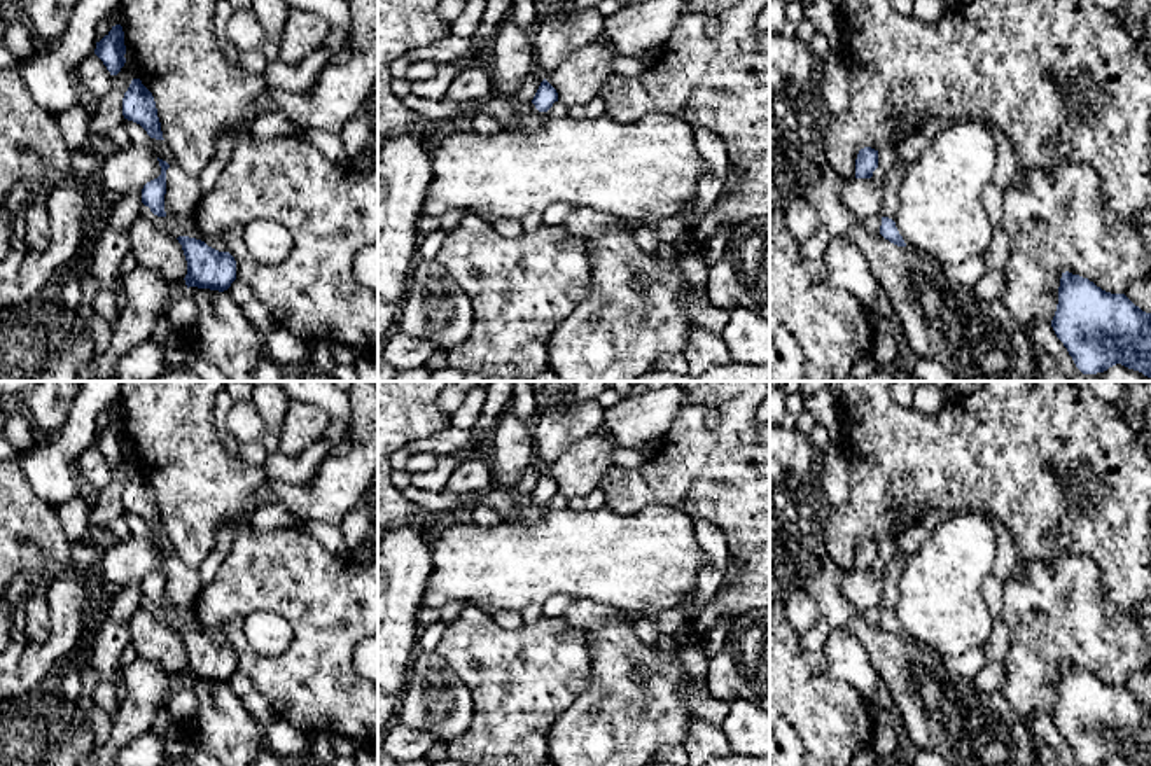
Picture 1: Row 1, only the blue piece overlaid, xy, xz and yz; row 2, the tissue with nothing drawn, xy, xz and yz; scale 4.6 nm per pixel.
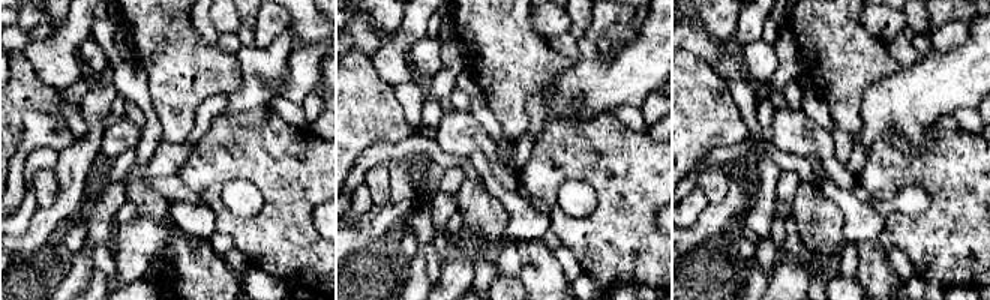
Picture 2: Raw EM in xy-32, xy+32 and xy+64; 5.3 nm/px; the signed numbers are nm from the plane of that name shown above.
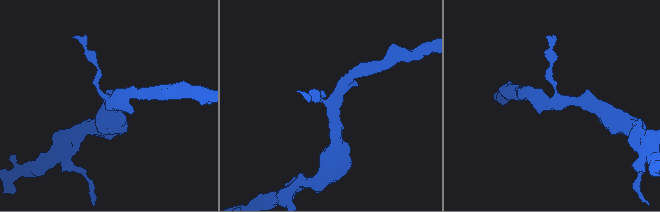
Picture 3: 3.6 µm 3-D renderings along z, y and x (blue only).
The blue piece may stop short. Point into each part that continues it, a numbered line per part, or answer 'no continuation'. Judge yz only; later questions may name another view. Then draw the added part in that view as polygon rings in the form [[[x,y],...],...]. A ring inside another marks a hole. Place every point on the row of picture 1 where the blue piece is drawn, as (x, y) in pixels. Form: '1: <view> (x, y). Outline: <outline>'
no continuation

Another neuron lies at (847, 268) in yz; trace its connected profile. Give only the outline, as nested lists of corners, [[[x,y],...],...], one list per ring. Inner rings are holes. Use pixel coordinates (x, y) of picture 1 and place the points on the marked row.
[[[833,236],[822,255],[826,280],[836,290],[854,296],[866,310],[883,303],[883,287],[862,250],[847,236]]]

